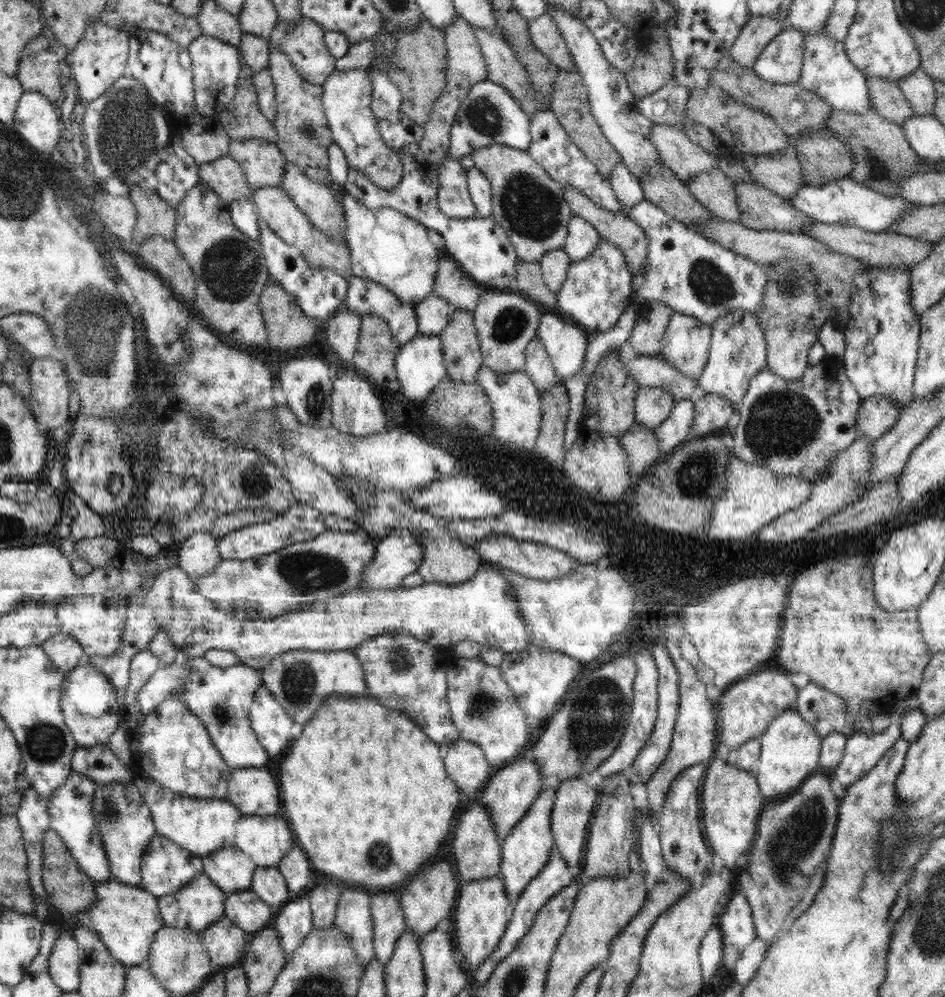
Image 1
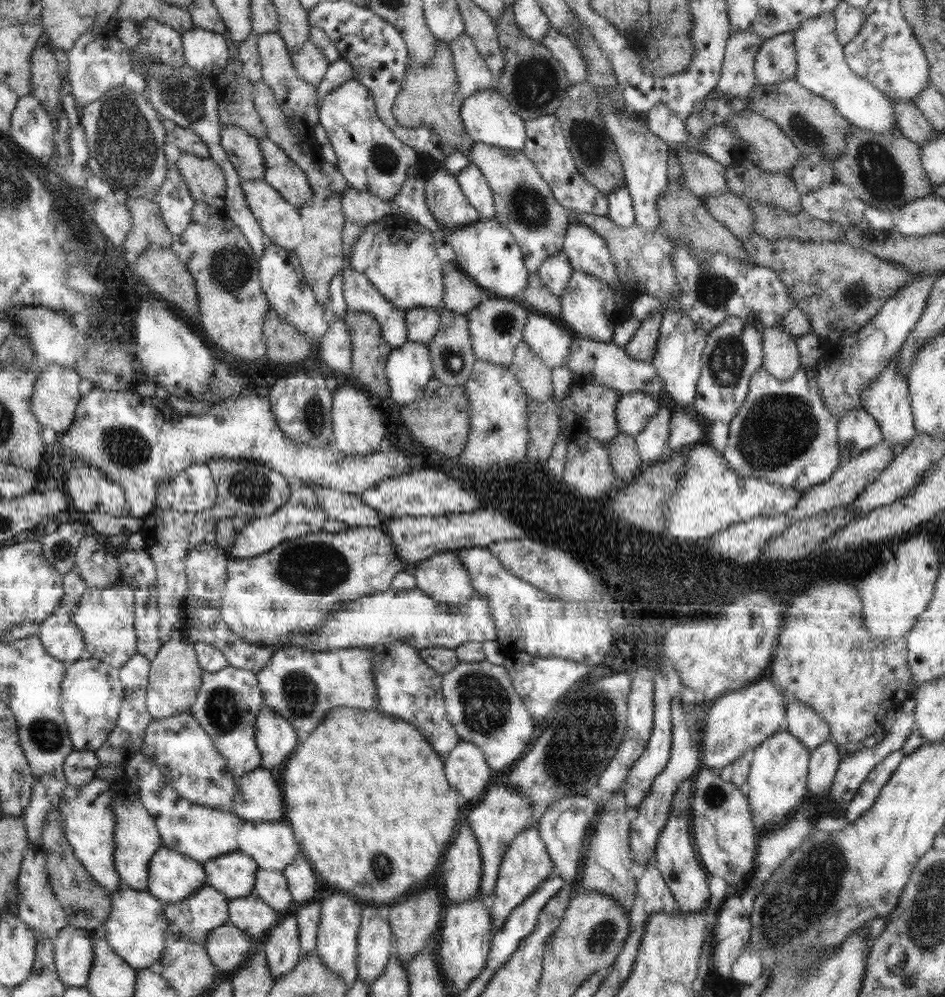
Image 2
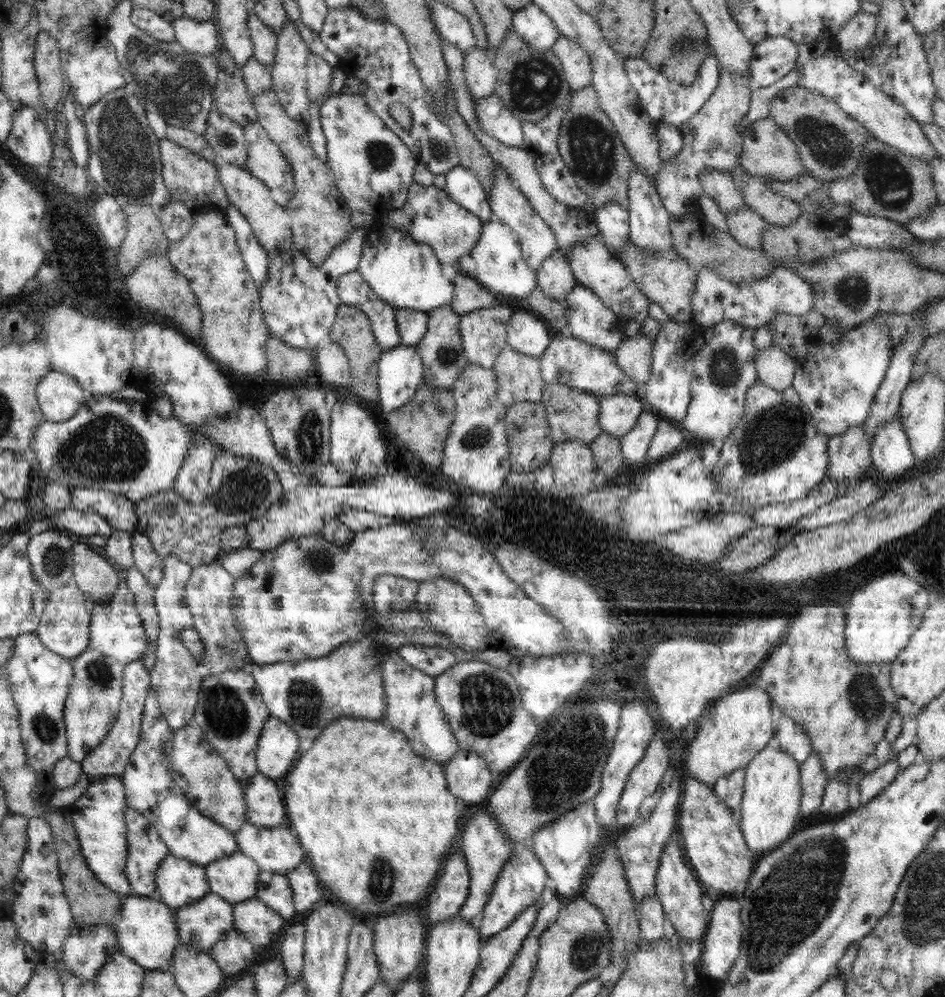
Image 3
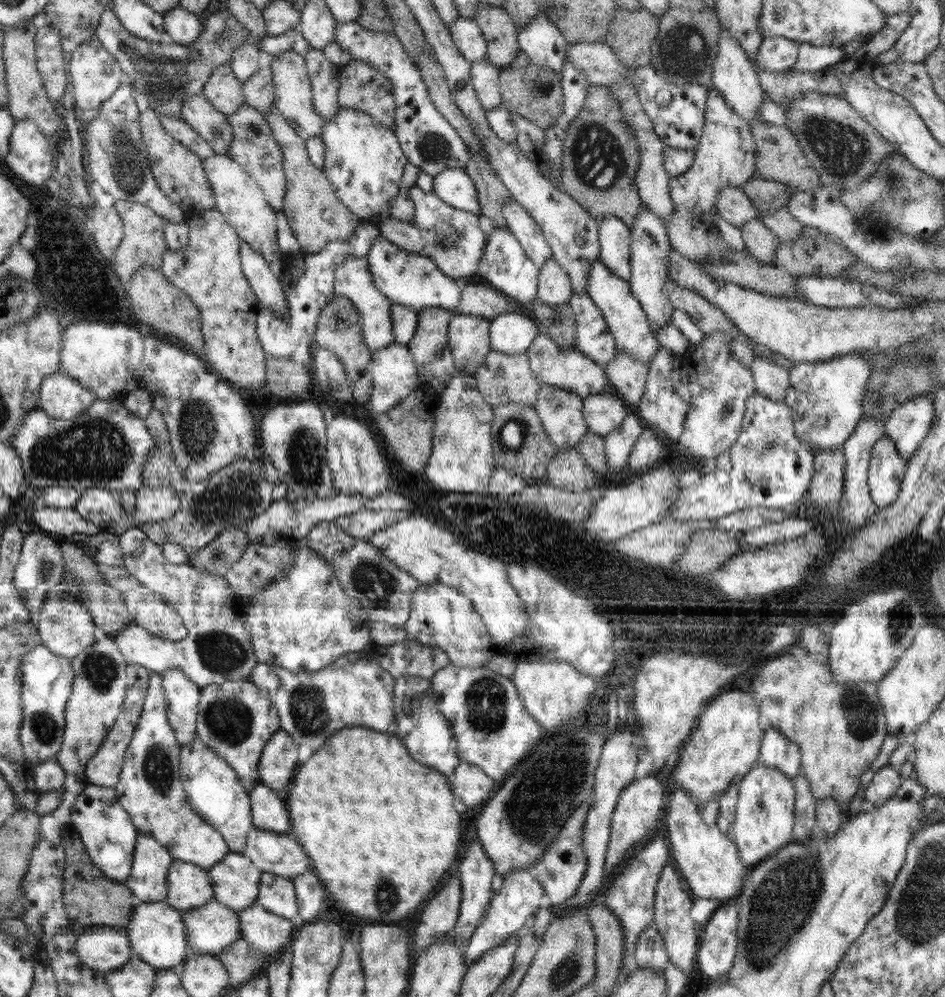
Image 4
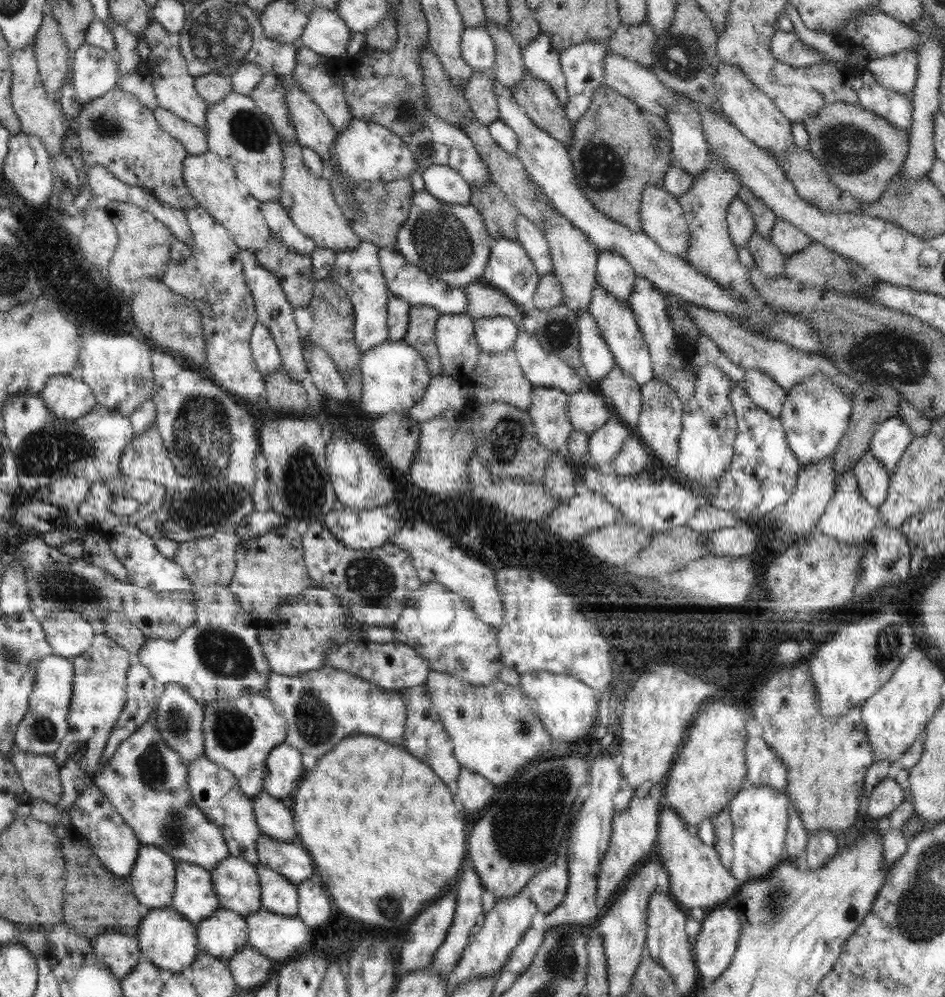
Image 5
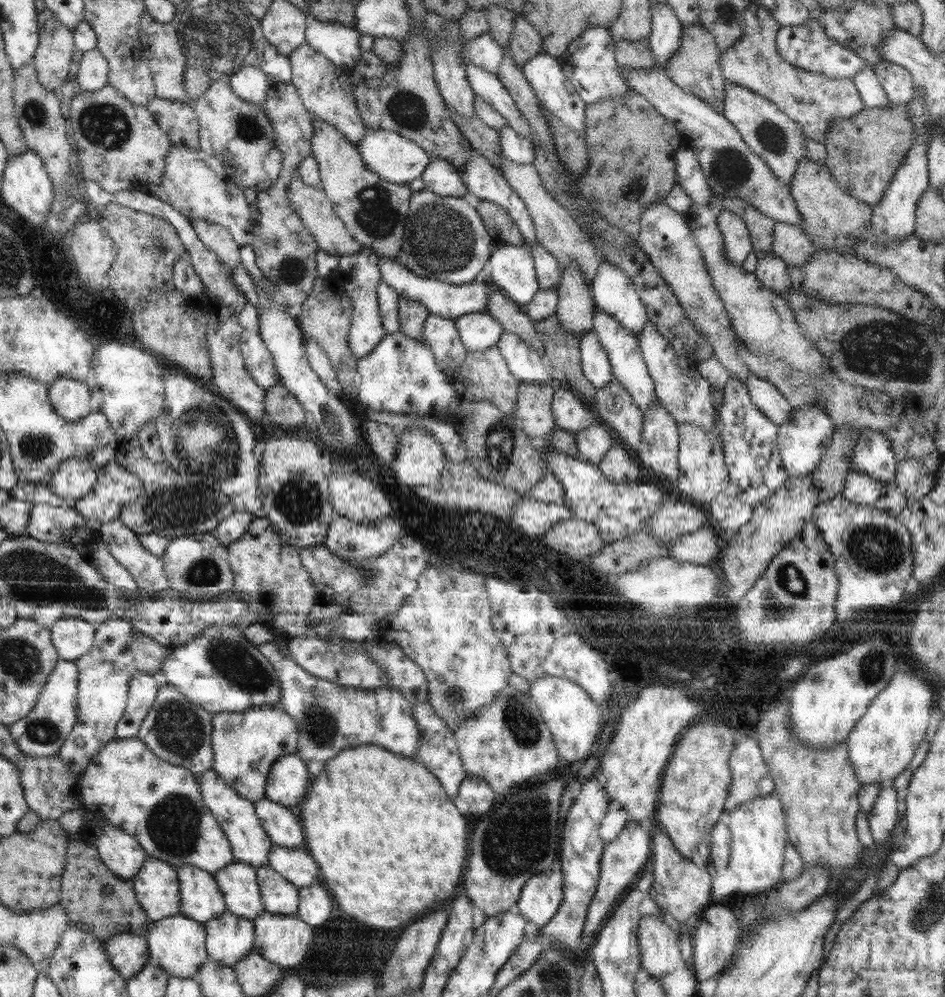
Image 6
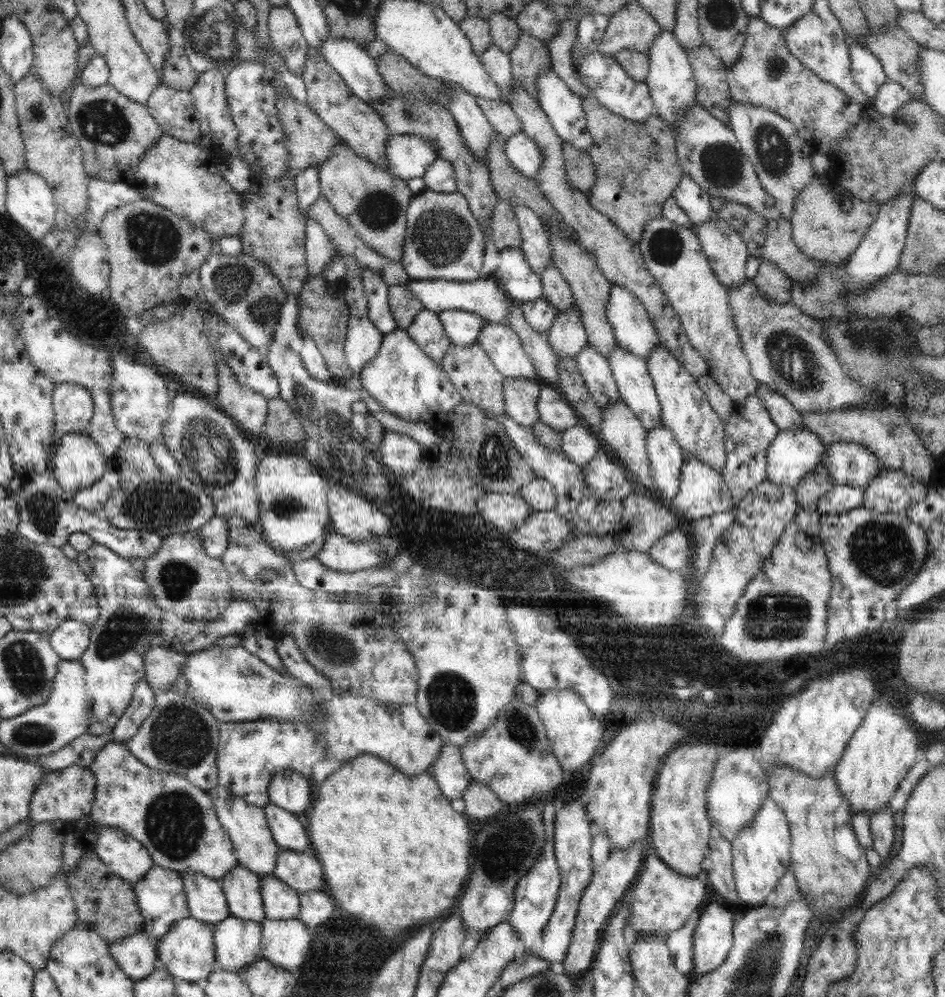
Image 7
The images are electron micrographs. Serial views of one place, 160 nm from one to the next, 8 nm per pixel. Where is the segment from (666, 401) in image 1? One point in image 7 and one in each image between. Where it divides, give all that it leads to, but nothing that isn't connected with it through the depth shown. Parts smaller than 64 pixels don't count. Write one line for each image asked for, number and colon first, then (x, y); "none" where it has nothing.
2: (633, 410)
3: (618, 414)
4: (602, 412)
5: (588, 411)
6: (570, 413)
7: (554, 410)

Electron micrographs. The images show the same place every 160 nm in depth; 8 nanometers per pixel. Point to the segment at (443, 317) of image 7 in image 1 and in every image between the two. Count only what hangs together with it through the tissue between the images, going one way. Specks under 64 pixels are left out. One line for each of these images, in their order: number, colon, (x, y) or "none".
1: (565, 342)
2: (548, 338)
3: (527, 334)
4: (510, 333)
5: (494, 334)
6: (478, 331)

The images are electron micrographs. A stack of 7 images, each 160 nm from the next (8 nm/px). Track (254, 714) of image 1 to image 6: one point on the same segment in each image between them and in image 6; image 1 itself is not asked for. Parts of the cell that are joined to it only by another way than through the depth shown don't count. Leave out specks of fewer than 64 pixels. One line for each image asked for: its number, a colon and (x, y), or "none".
2: (275, 737)
3: (277, 748)
4: (279, 761)
5: (284, 770)
6: (288, 780)

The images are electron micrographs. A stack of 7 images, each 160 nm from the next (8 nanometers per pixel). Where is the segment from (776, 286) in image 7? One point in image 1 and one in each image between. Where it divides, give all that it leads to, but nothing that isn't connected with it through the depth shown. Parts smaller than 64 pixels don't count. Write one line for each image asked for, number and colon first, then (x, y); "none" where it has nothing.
1: (714, 190)
2: (732, 211)
3: (746, 226)
4: (760, 242)
5: (767, 257)
6: (771, 270)

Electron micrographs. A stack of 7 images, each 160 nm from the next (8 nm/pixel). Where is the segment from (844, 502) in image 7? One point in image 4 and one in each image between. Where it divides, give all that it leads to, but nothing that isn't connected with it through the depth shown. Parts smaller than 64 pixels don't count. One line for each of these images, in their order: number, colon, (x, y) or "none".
4: (886, 467)
5: (873, 479)
6: (859, 487)

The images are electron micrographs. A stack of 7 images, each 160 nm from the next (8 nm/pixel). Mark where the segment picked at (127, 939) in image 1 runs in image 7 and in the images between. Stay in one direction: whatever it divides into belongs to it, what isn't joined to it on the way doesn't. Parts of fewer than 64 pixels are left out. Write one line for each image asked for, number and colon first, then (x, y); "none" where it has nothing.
2: (137, 929)
3: (146, 931)
4: (157, 934)
5: (168, 940)
6: (177, 944)
7: (187, 952)

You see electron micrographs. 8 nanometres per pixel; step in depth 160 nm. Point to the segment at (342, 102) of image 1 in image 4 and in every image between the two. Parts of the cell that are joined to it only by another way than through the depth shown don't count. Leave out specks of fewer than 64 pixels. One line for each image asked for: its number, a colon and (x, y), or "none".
2: (369, 156)
3: (373, 169)
4: (364, 162)

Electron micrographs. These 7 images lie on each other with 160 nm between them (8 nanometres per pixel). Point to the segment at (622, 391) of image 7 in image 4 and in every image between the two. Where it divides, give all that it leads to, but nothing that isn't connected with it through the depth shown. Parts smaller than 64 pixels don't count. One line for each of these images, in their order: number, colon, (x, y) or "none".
4: (626, 319)
5: (614, 317)
6: (629, 369)

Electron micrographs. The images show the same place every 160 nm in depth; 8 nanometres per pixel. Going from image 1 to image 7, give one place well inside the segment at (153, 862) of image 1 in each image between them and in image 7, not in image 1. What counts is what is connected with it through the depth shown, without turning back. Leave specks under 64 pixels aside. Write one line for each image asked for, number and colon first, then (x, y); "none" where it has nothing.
2: (172, 877)
3: (179, 882)
4: (188, 886)
5: (194, 898)
6: (202, 900)
7: (205, 899)

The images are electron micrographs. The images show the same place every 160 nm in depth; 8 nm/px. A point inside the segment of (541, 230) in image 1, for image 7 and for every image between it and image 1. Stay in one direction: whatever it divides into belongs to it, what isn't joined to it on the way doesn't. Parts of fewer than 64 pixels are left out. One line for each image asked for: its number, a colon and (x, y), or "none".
2: (524, 203)
3: (510, 206)
4: (519, 222)
5: (533, 239)
6: (548, 272)
7: (556, 290)

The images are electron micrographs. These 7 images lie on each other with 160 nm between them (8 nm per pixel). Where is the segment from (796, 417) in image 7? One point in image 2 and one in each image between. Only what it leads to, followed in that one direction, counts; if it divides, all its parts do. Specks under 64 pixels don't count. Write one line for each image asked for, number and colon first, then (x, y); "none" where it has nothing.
2: (781, 359)
3: (775, 368)
4: (771, 381)
5: (768, 395)
6: (764, 394)

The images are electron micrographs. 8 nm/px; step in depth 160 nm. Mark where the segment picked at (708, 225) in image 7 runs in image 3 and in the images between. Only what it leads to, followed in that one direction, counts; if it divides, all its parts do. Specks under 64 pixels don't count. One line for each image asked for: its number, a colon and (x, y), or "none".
3: (718, 185)
4: (732, 204)
5: (740, 222)
6: (737, 245)

